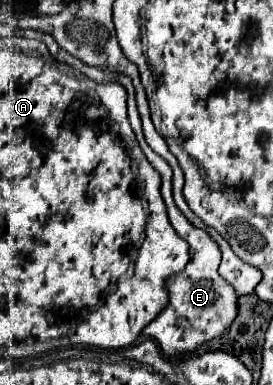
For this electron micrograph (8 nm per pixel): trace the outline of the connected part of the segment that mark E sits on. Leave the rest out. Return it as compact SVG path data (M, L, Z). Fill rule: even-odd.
M26 29L26 31L18 31L18 35L20 35L20 37L26 37L26 39L36 39L36 41L46 43L48 49L50 49L50 53L52 53L52 57L54 57L56 61L64 61L64 63L72 65L76 71L84 73L84 75L90 77L92 81L96 81L96 83L116 81L116 83L120 83L120 85L126 89L126 93L128 93L128 117L130 117L130 125L132 125L132 129L134 129L134 133L136 133L136 139L138 139L138 143L140 143L144 155L148 157L148 161L156 167L156 171L158 171L160 177L162 177L162 189L160 189L160 191L162 191L162 199L164 199L166 209L168 209L170 223L172 223L172 227L176 229L176 233L178 233L182 239L186 239L188 245L190 245L190 261L188 261L188 265L186 265L182 271L178 271L178 273L174 273L172 277L168 277L168 281L166 281L166 289L168 289L168 297L170 297L168 305L164 307L164 311L162 311L152 323L146 325L146 329L142 331L142 335L154 339L154 341L160 345L164 357L168 357L168 359L178 359L178 357L182 357L182 355L194 353L200 345L204 345L206 341L212 341L214 337L222 335L222 333L232 325L232 321L234 321L236 315L238 315L238 295L236 295L236 291L232 291L232 287L218 275L220 249L218 249L218 245L214 243L214 239L212 239L204 229L194 227L194 225L180 213L180 209L174 205L174 199L172 199L172 169L170 169L170 165L168 165L160 155L156 155L156 153L148 147L148 143L146 143L146 139L144 139L140 115L138 115L136 101L134 101L132 79L130 79L128 75L112 75L112 73L106 73L106 71L102 71L102 69L84 65L80 59L76 59L74 55L70 55L70 53L66 53L62 47L58 47L58 43L54 41L54 37L48 35L48 33L40 33L40 31L34 31L34 29Z

